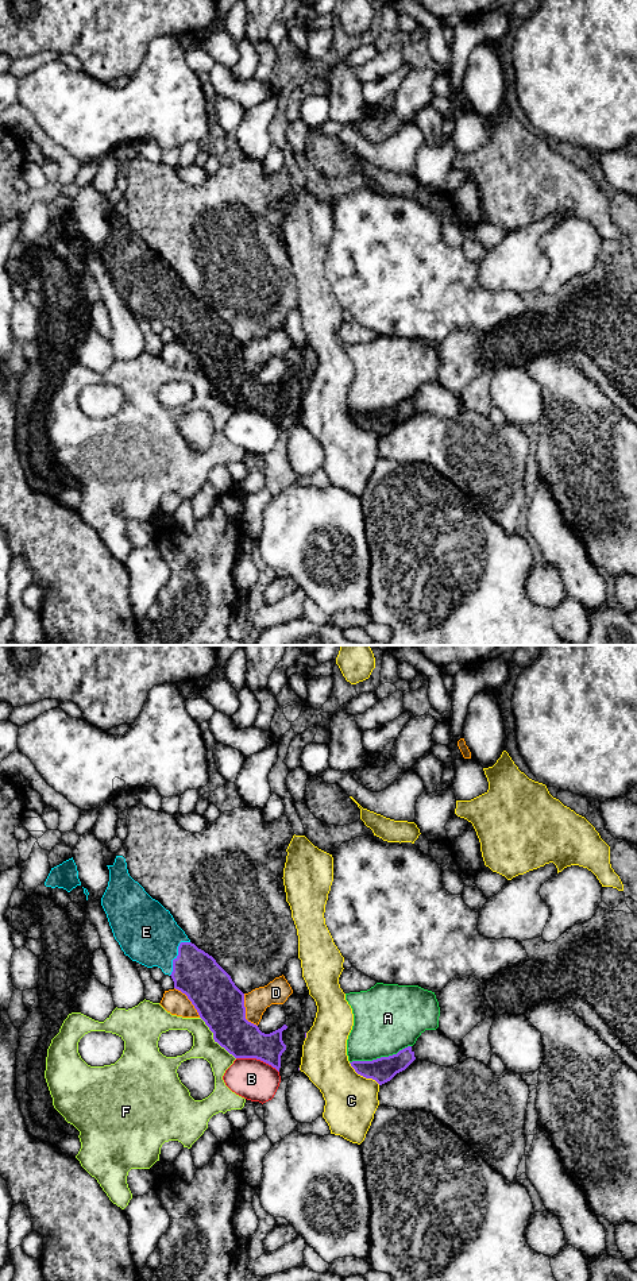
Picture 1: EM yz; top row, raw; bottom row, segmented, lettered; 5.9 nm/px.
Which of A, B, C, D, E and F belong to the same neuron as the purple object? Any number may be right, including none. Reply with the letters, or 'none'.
E

